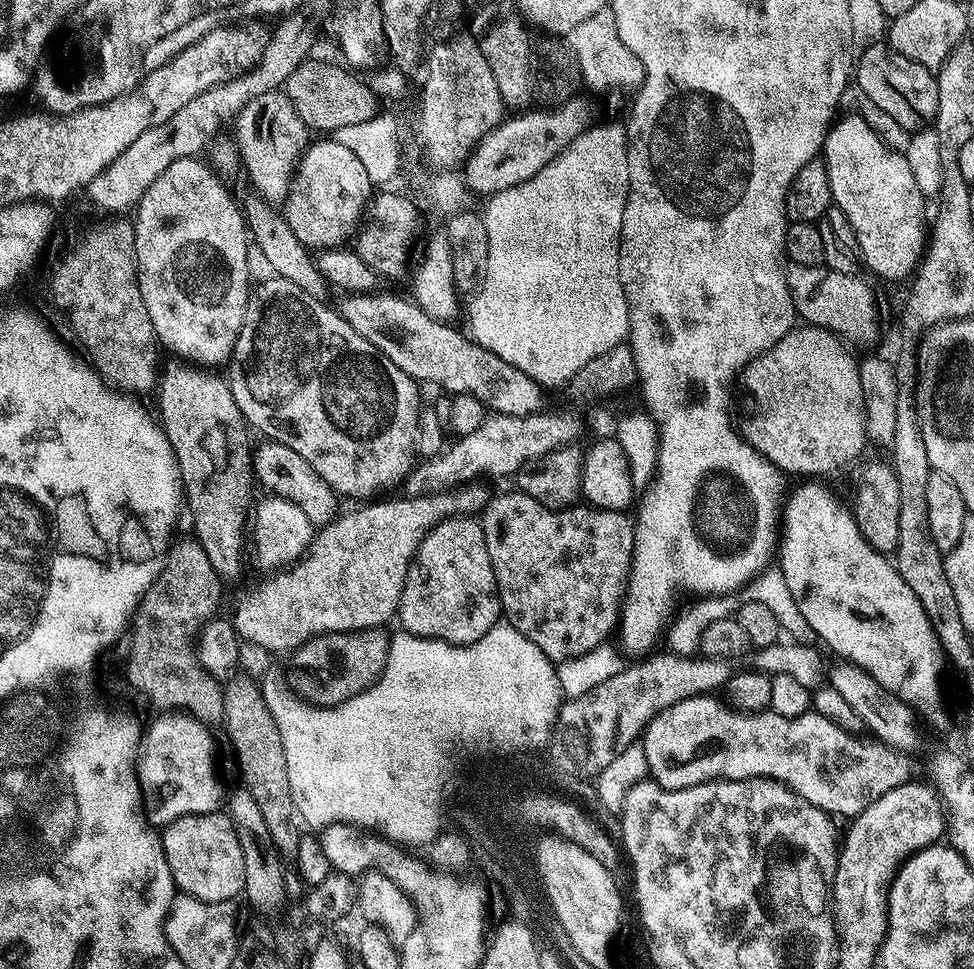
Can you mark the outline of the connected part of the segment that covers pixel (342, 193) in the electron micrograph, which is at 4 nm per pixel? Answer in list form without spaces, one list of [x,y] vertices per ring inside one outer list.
[[[320,138],[317,144],[309,143],[300,157],[288,195],[282,204],[284,221],[288,223],[290,230],[294,230],[296,237],[304,243],[307,249],[338,248],[345,243],[344,239],[348,235],[351,237],[357,231],[373,192],[373,182],[367,176],[366,168],[362,166],[362,162],[358,160],[354,151],[340,145],[335,138]]]

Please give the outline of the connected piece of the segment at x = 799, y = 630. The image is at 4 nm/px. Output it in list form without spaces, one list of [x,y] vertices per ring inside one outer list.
[[[769,566],[757,576],[753,576],[743,588],[739,589],[738,596],[736,592],[726,592],[723,594],[704,594],[699,598],[692,598],[692,601],[681,610],[675,613],[674,619],[667,625],[666,640],[668,636],[667,647],[678,656],[694,656],[700,652],[700,643],[702,642],[702,630],[710,626],[710,622],[718,622],[727,616],[735,617],[736,609],[740,604],[746,602],[762,602],[762,606],[767,606],[778,618],[781,629],[788,632],[789,637],[799,638],[801,641],[808,642],[813,639],[812,628],[802,618],[802,610],[798,610],[798,602],[794,602],[794,594],[790,594],[790,586],[786,586],[786,574],[782,574],[779,566]]]

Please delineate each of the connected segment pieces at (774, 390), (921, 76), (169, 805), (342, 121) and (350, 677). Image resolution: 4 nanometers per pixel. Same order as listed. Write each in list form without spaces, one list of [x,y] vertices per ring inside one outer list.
[[[793,326],[778,342],[774,342],[774,346],[770,346],[770,350],[766,350],[758,358],[754,358],[744,367],[742,380],[744,379],[744,388],[748,391],[748,396],[752,399],[752,413],[748,416],[748,421],[742,427],[742,435],[744,441],[755,450],[758,454],[762,454],[774,465],[779,468],[781,473],[797,472],[798,475],[804,476],[800,478],[824,478],[827,472],[836,472],[839,468],[847,466],[851,460],[859,461],[861,459],[860,451],[866,445],[866,437],[864,434],[864,399],[862,398],[862,382],[860,381],[860,365],[857,357],[852,357],[846,349],[843,348],[841,337],[828,332],[824,328],[813,328],[811,326]]]
[[[887,43],[872,44],[859,53],[854,68],[854,84],[882,110],[886,110],[886,114],[890,114],[909,130],[929,127],[935,121],[938,86],[933,69],[898,54]]]
[[[162,714],[158,720],[154,721],[149,728],[148,733],[145,731],[140,737],[138,751],[136,754],[136,777],[140,783],[140,799],[142,801],[142,815],[149,825],[155,826],[157,829],[163,830],[168,825],[173,824],[178,818],[183,816],[197,816],[198,814],[210,814],[217,811],[222,804],[222,796],[220,800],[220,780],[216,777],[216,748],[212,745],[212,736],[207,727],[200,721],[187,714]]]
[[[309,58],[304,62],[300,63],[298,69],[294,70],[294,73],[290,74],[290,78],[287,79],[287,82],[284,87],[284,91],[290,98],[291,104],[298,111],[299,117],[302,118],[304,124],[307,125],[307,127],[311,131],[316,132],[316,130],[318,130],[320,131],[320,134],[332,134],[346,126],[354,126],[356,124],[362,124],[374,119],[378,113],[378,107],[376,107],[376,105],[378,105],[378,99],[374,93],[370,92],[370,88],[368,88],[368,86],[363,82],[363,79],[359,75],[356,77],[352,73],[348,72],[350,70],[345,65],[342,65],[342,67],[332,62],[322,62],[316,59],[317,58]]]
[[[367,628],[365,632],[317,634],[291,653],[292,669],[287,669],[286,684],[301,700],[317,708],[333,708],[360,692],[365,692],[386,666],[387,631]]]

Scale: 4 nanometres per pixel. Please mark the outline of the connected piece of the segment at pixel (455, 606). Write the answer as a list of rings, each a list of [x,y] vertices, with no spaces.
[[[457,514],[454,516],[445,516],[439,520],[436,525],[424,536],[420,541],[416,557],[412,560],[412,565],[408,567],[408,577],[404,583],[402,590],[402,598],[400,599],[400,607],[398,609],[399,627],[405,632],[414,634],[415,636],[424,636],[427,640],[445,640],[448,644],[473,644],[478,638],[482,638],[490,629],[498,623],[502,616],[500,607],[500,595],[496,593],[496,579],[494,578],[494,566],[490,562],[490,554],[486,550],[486,534],[484,533],[484,525],[479,519],[471,520],[470,517],[464,516],[468,514]]]

